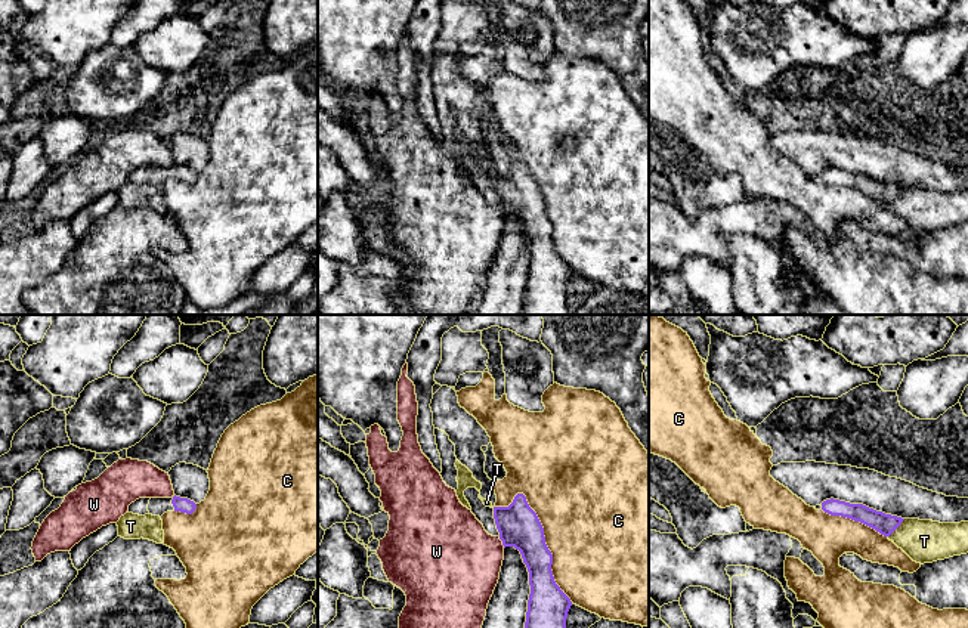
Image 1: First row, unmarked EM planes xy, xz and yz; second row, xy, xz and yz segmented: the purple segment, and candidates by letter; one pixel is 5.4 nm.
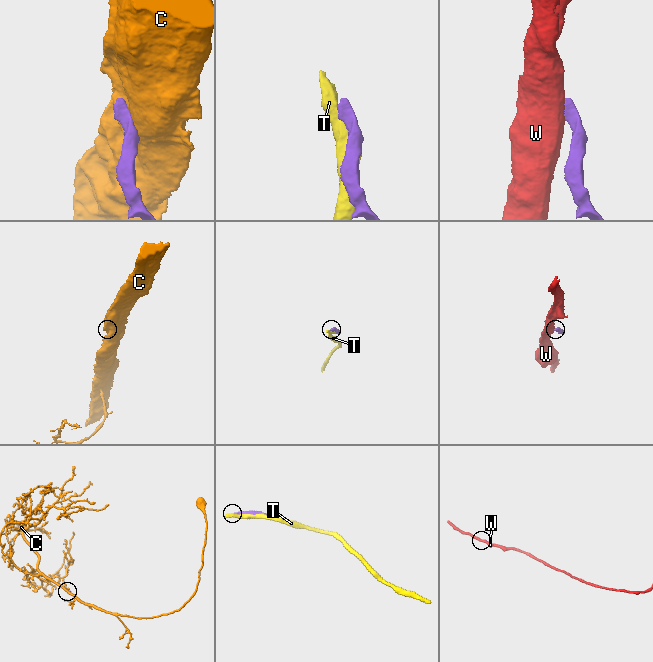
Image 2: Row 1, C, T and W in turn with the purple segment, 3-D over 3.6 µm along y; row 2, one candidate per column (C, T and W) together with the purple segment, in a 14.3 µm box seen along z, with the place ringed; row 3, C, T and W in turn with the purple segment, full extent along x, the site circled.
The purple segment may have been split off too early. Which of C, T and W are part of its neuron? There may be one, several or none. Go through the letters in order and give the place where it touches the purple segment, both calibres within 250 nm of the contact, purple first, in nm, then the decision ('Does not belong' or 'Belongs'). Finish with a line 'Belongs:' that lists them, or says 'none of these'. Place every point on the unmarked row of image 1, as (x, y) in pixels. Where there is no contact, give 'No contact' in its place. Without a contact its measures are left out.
C: Touches purple at xz (543, 203). Thickness 220 nm (purple) against 480 nm. Does not belong
T: Touches purple at yz (897, 195). Thickness 110 nm (purple) against 240 nm. Does not belong
W: Touches purple at xz (503, 212). Thickness 220 nm (purple) against 420 nm. Does not belong
Belongs: none of these

